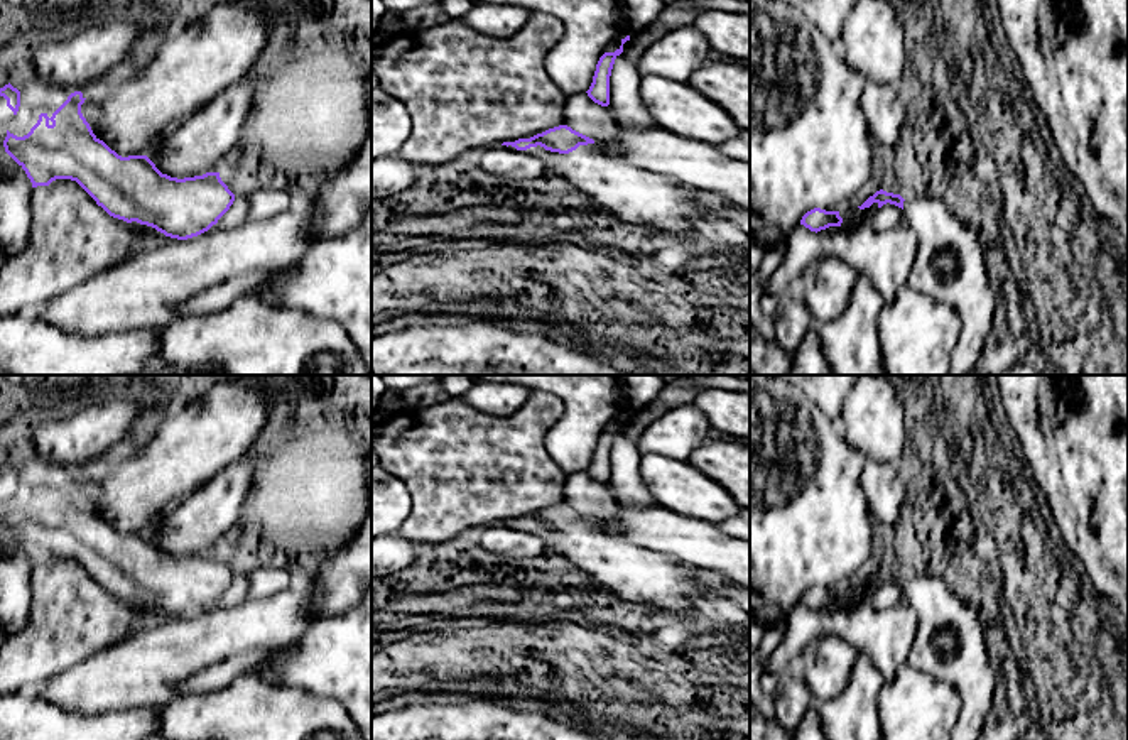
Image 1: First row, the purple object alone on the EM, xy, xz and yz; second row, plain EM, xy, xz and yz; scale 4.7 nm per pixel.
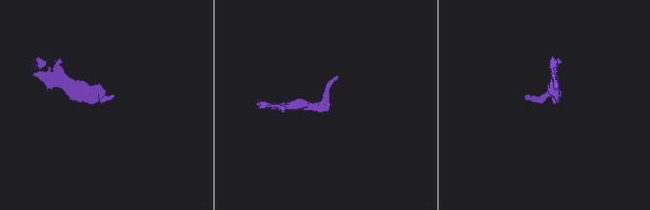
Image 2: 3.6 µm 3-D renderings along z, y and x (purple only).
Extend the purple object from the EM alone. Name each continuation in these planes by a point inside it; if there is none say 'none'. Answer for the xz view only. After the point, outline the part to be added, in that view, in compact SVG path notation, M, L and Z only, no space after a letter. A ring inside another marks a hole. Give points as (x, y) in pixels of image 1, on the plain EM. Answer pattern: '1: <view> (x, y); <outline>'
1: xz (629, 573); M594 522L579 524L569 532L529 527L542 537L549 552L564 556L589 583L613 601L652 603L665 618L694 613L694 598L702 588L724 596L740 588L726 576L684 564L674 558L645 549L601 531Z

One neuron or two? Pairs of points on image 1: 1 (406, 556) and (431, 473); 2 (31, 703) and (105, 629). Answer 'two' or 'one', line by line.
1: two
2: two

